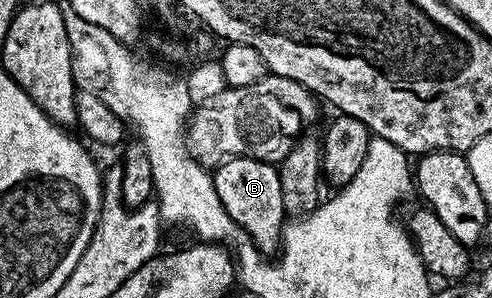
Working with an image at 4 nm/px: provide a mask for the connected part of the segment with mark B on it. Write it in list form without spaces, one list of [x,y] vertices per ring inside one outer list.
[[[237,156],[218,165],[214,169],[213,179],[217,198],[221,198],[221,206],[225,206],[229,218],[233,218],[233,222],[243,231],[243,235],[259,249],[260,253],[278,253],[285,227],[278,167],[263,160]]]

